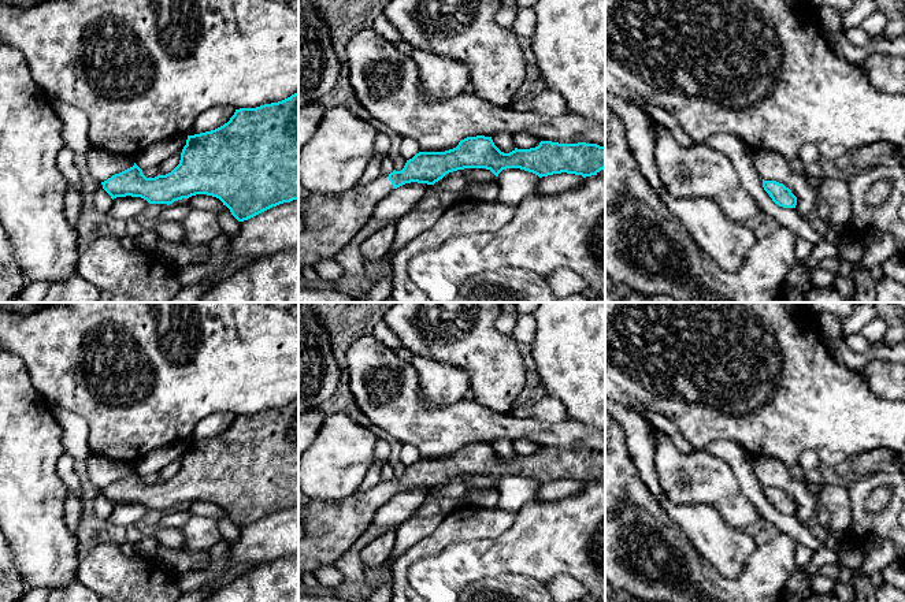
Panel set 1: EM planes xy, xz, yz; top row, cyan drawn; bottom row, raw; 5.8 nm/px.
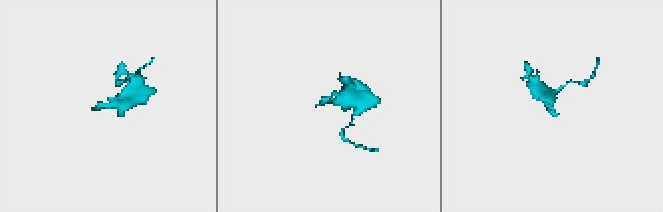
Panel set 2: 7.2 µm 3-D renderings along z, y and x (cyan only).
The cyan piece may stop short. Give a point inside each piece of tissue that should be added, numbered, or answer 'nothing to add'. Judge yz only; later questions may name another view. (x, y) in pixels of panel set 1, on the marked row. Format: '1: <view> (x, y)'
nothing to add

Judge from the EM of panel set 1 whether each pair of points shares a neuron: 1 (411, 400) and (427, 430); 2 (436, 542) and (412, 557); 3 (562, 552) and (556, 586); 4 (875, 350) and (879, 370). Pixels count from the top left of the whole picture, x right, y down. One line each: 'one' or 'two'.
1: one
2: one
3: two
4: two

